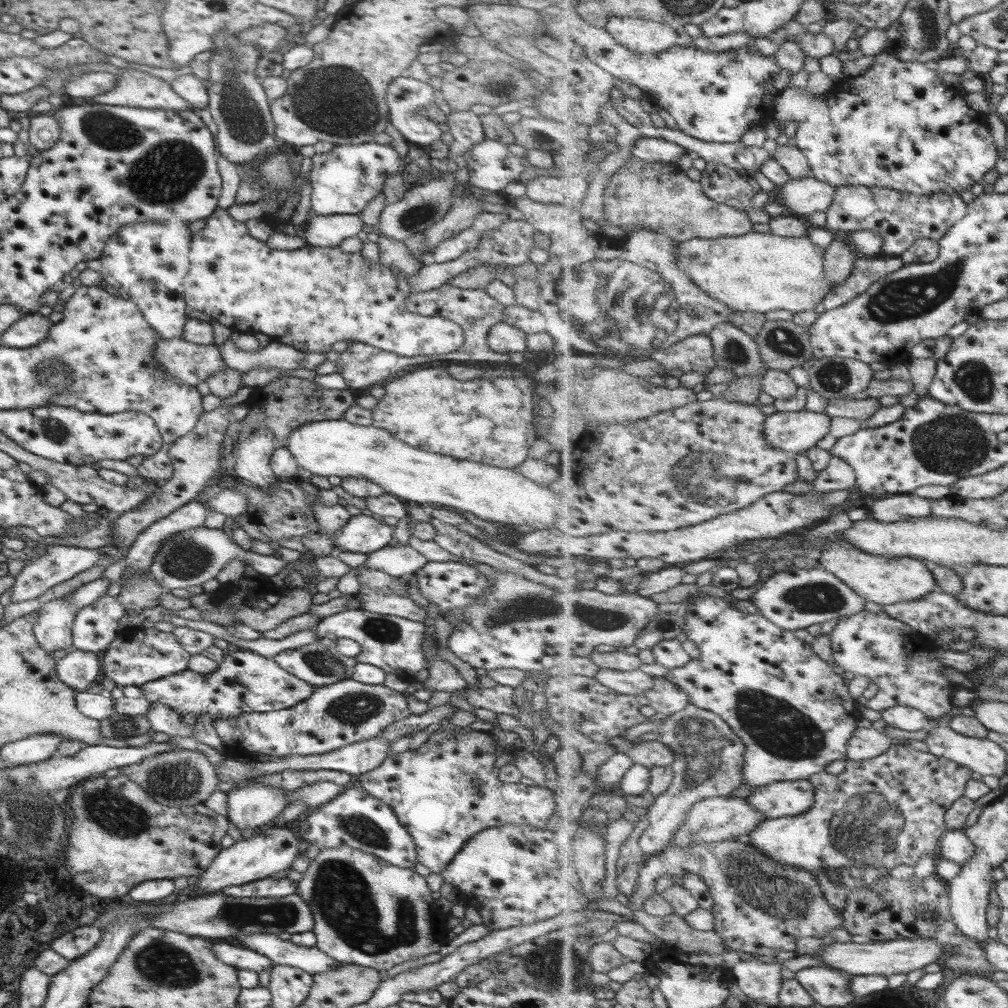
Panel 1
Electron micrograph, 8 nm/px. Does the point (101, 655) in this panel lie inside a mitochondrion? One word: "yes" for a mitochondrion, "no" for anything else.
no

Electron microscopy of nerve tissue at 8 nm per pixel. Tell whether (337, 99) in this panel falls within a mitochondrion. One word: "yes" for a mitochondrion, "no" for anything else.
yes

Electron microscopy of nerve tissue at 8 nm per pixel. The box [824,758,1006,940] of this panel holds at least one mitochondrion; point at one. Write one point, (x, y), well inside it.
(924, 911)

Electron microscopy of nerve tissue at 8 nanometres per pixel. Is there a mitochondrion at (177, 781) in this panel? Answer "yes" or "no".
yes

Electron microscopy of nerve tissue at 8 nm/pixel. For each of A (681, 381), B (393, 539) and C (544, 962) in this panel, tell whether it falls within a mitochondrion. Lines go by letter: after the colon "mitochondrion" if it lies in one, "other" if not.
A: other
B: other
C: mitochondrion

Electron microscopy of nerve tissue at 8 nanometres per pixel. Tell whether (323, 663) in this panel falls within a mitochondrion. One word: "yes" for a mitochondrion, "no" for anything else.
yes

